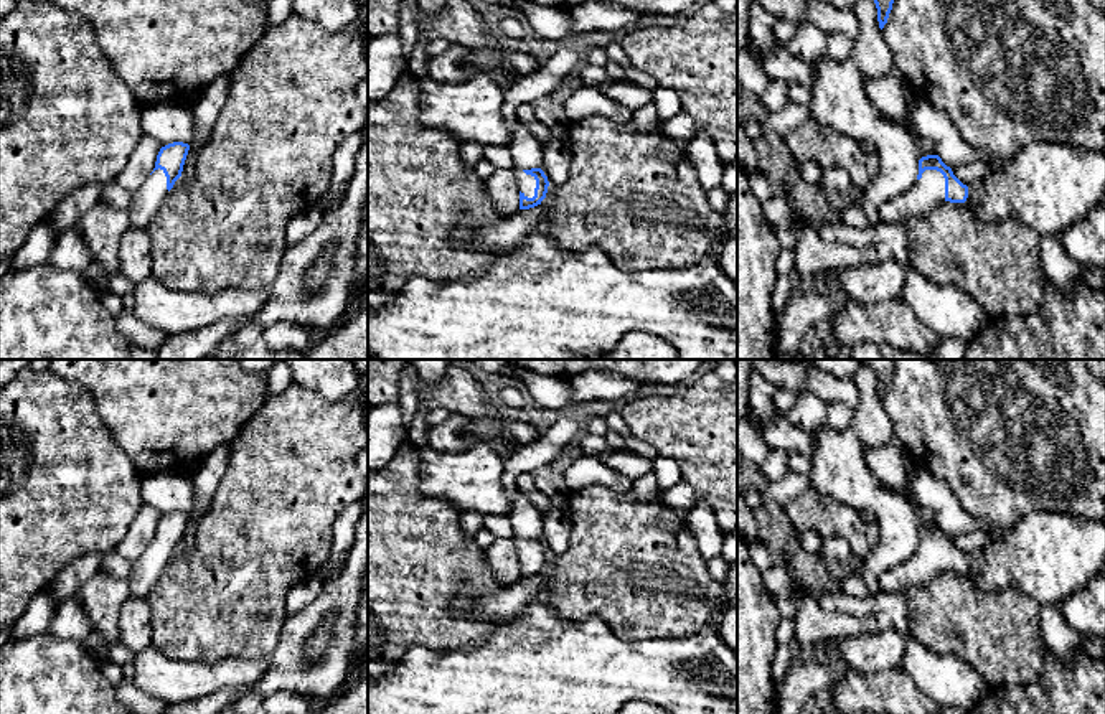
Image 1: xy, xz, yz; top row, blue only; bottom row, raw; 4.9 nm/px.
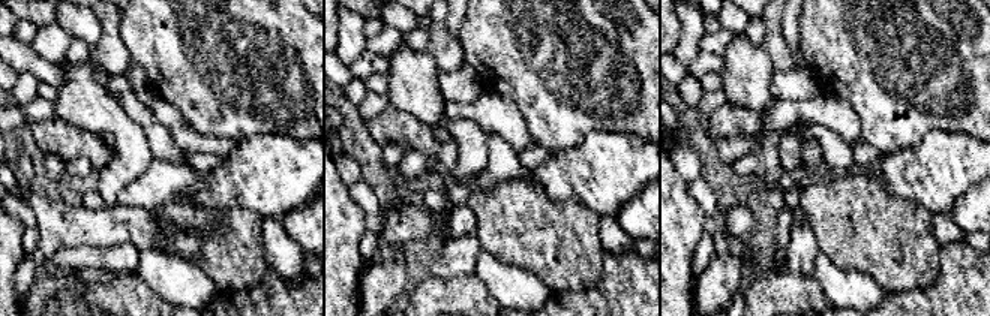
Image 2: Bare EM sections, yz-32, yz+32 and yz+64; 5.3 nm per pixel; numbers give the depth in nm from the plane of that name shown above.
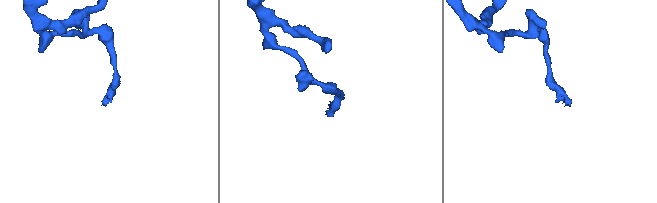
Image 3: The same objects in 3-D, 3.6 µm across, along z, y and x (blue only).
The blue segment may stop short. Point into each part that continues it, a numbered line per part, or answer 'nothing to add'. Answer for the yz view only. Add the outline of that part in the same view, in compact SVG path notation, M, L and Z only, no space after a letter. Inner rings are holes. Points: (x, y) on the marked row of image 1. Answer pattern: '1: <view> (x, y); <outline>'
1: yz (929, 192); M925 170L920 180L899 196L882 203L874 221L902 223L907 218L924 218L945 201L945 178L937 170Z

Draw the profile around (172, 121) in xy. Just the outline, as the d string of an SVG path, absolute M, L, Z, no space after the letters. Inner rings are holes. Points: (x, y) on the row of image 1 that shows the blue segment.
M181 101L157 102L142 109L142 132L160 147L173 142L188 143L195 135L193 110Z

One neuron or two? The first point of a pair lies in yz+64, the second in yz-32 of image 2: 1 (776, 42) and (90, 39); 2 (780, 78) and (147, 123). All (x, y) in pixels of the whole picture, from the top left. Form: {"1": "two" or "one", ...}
{"1": "two", "2": "one"}

